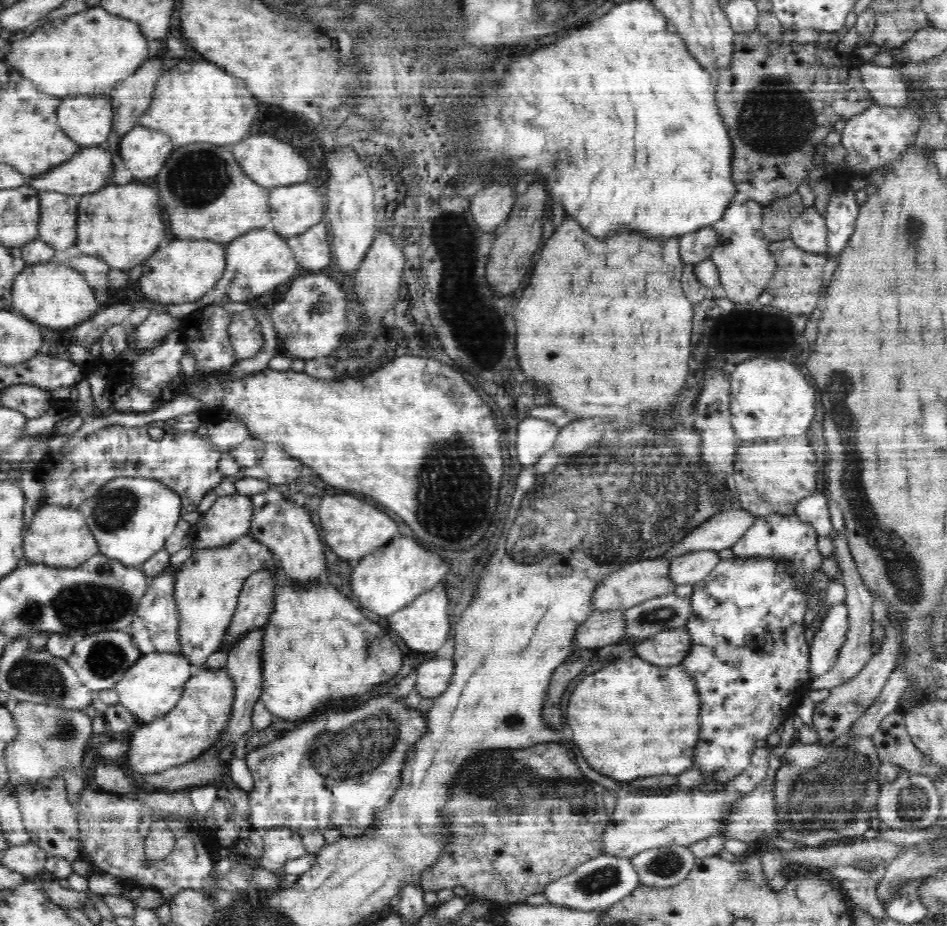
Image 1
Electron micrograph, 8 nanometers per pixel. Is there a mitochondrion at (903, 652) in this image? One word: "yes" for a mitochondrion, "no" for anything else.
no

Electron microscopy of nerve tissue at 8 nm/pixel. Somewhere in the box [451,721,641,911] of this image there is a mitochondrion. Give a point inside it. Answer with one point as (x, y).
(505, 771)

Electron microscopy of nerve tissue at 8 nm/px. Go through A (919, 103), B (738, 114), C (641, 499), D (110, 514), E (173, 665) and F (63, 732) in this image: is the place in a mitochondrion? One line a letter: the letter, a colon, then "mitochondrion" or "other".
A: other
B: mitochondrion
C: mitochondrion
D: mitochondrion
E: other
F: mitochondrion

